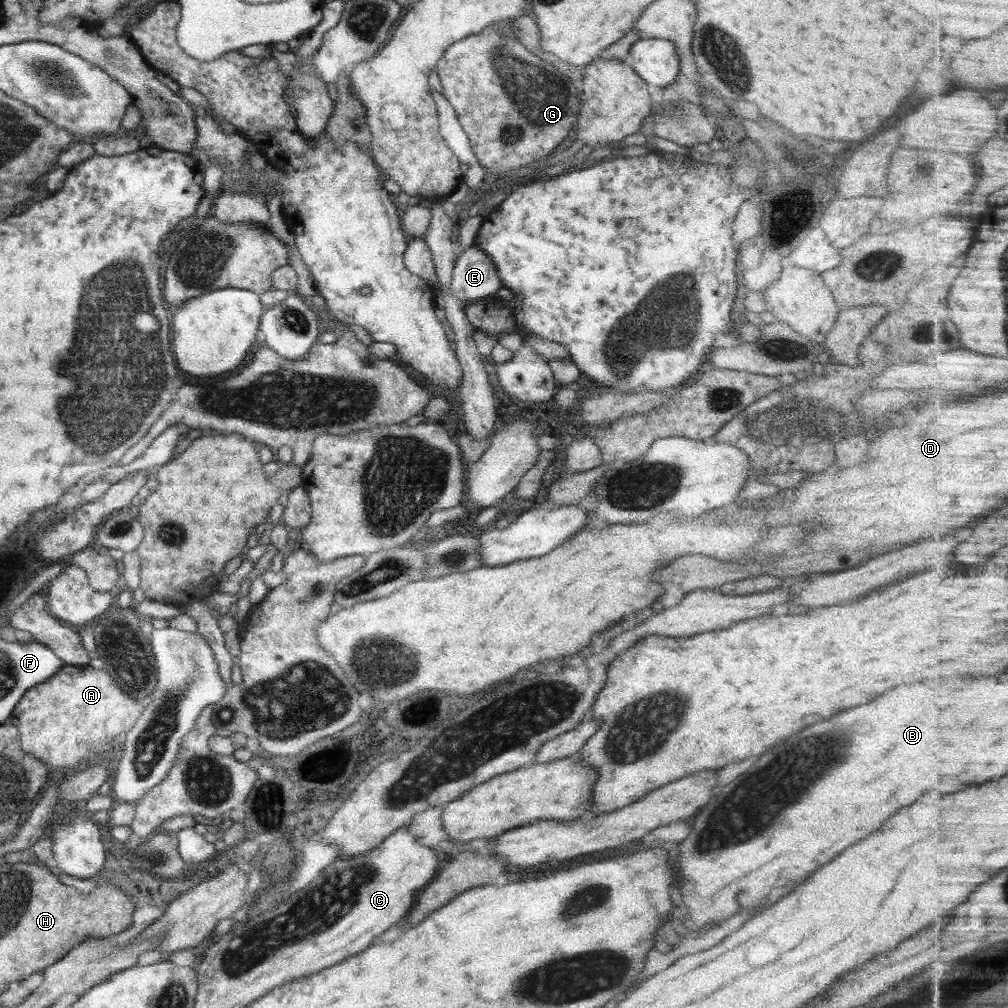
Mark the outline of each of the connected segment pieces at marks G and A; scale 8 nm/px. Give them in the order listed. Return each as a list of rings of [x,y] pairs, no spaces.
[[[508,20],[485,27],[478,35],[470,35],[444,51],[435,65],[439,74],[444,98],[460,116],[460,125],[468,135],[472,152],[481,167],[503,179],[515,170],[532,162],[547,159],[562,140],[576,126],[582,100],[579,85],[551,62],[532,54],[517,36],[507,35]]]
[[[62,665],[62,668],[42,684],[29,688],[22,700],[12,711],[10,720],[6,724],[14,724],[19,730],[21,747],[24,752],[36,756],[38,760],[52,764],[52,770],[78,771],[88,765],[94,765],[108,760],[114,763],[118,752],[114,752],[116,744],[114,738],[122,738],[135,724],[137,717],[144,710],[144,704],[133,701],[128,694],[124,694],[108,671],[96,669],[88,665]]]

